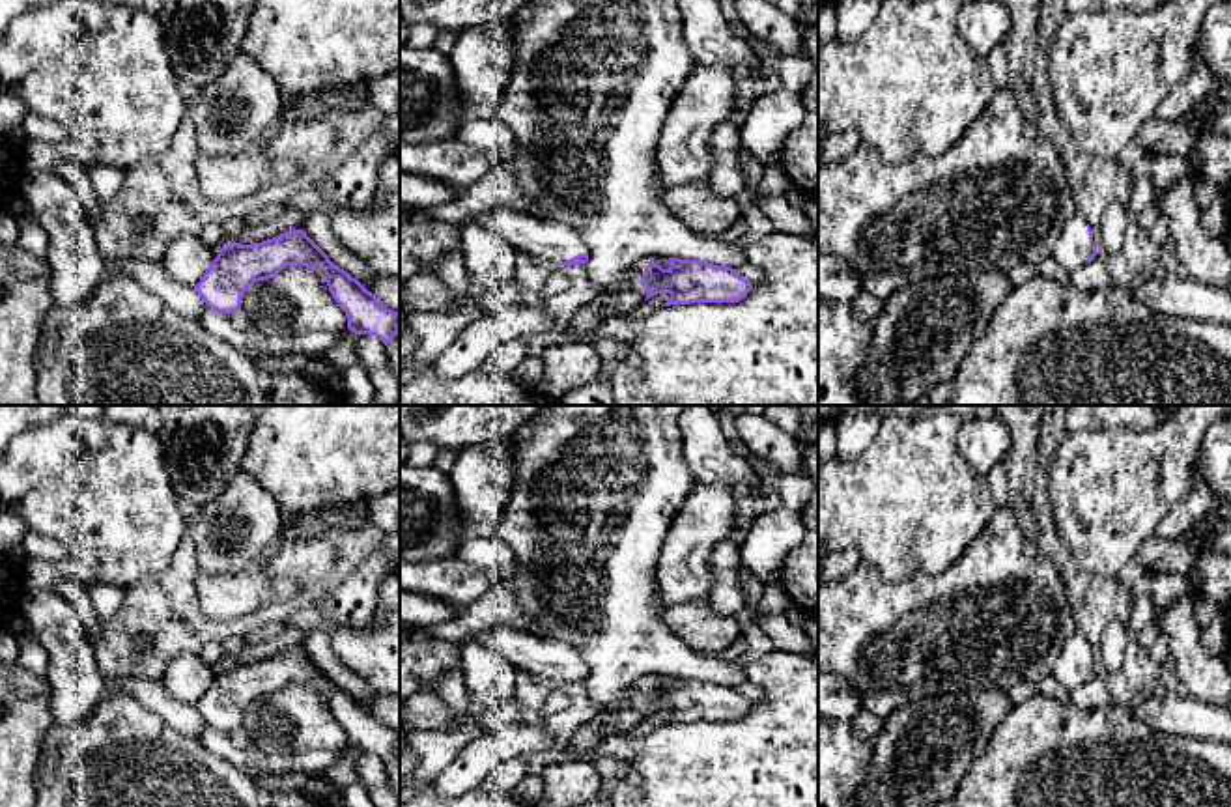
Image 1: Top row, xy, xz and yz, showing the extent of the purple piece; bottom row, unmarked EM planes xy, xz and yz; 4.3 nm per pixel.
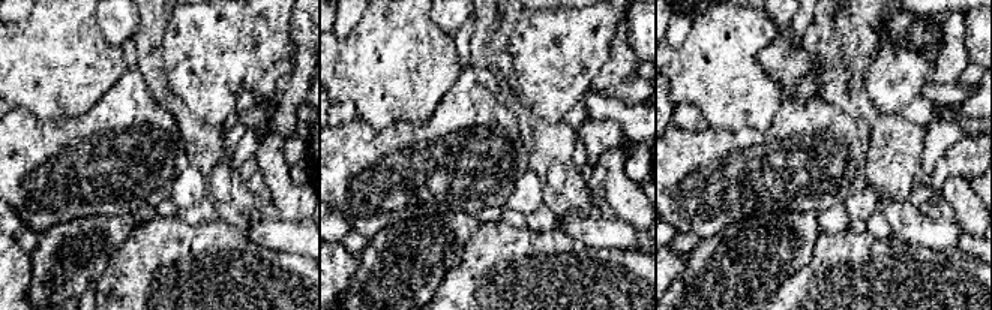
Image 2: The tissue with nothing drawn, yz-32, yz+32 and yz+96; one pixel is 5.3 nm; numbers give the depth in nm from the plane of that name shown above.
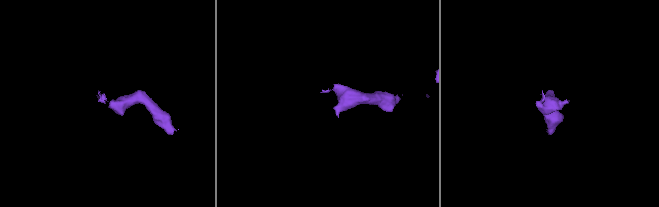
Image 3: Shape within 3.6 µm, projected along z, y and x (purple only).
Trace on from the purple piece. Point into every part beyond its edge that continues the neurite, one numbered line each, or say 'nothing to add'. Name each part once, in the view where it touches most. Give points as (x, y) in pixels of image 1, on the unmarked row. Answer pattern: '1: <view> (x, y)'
1: yz (1075, 664)

